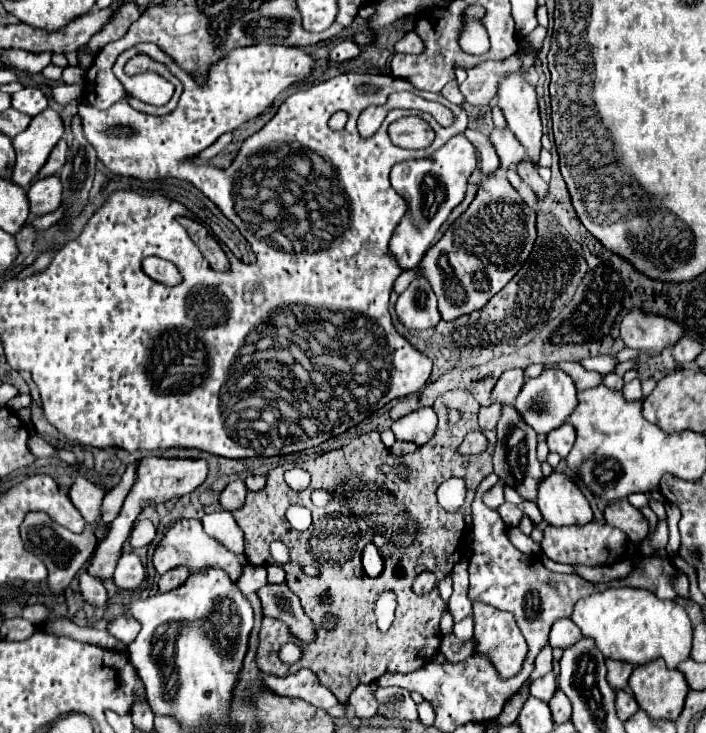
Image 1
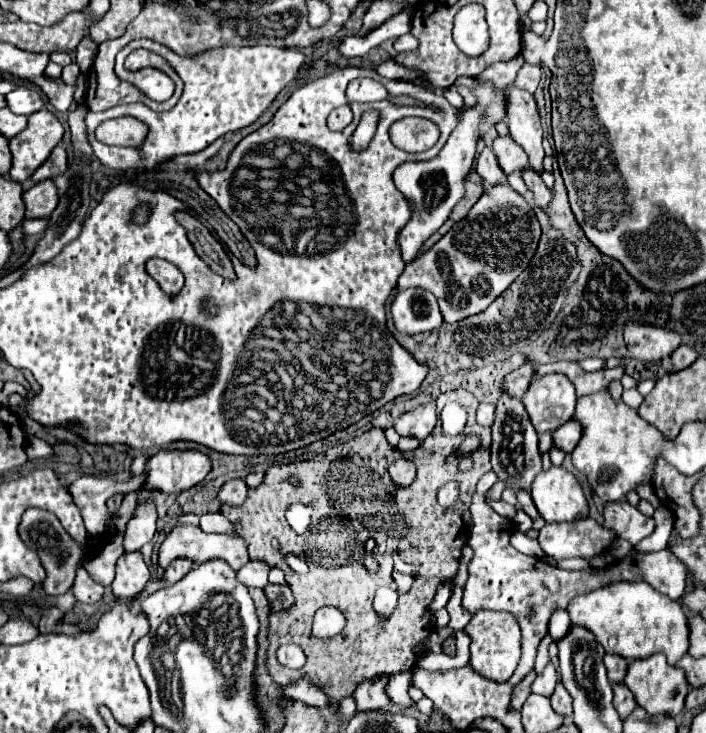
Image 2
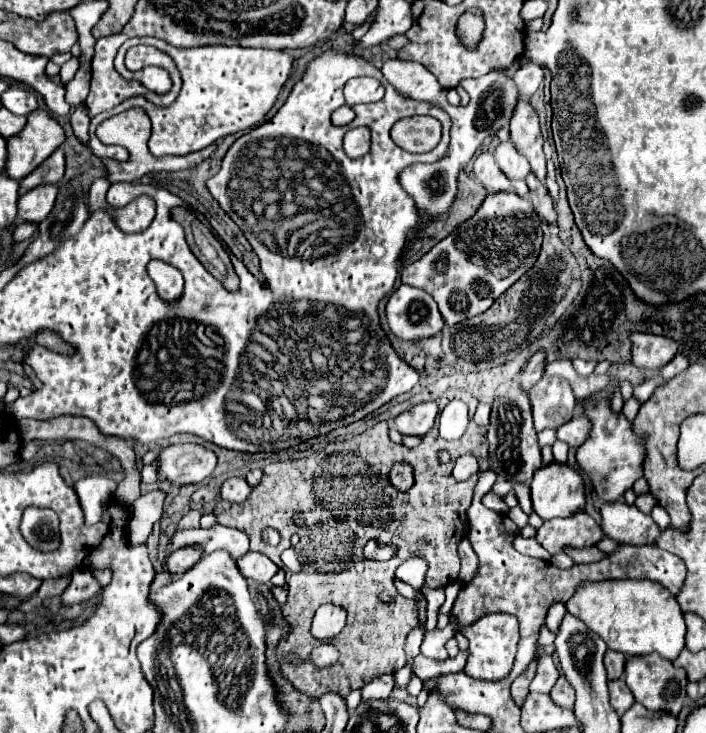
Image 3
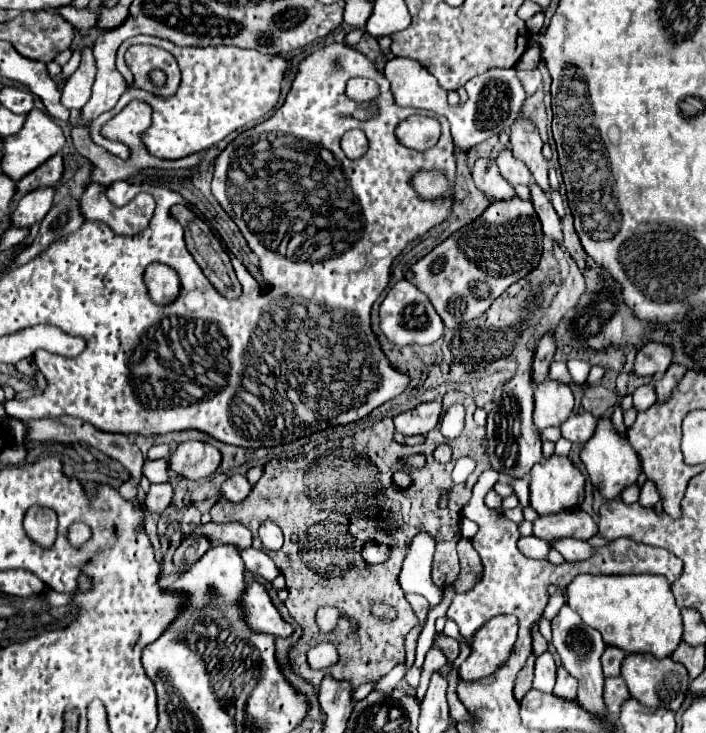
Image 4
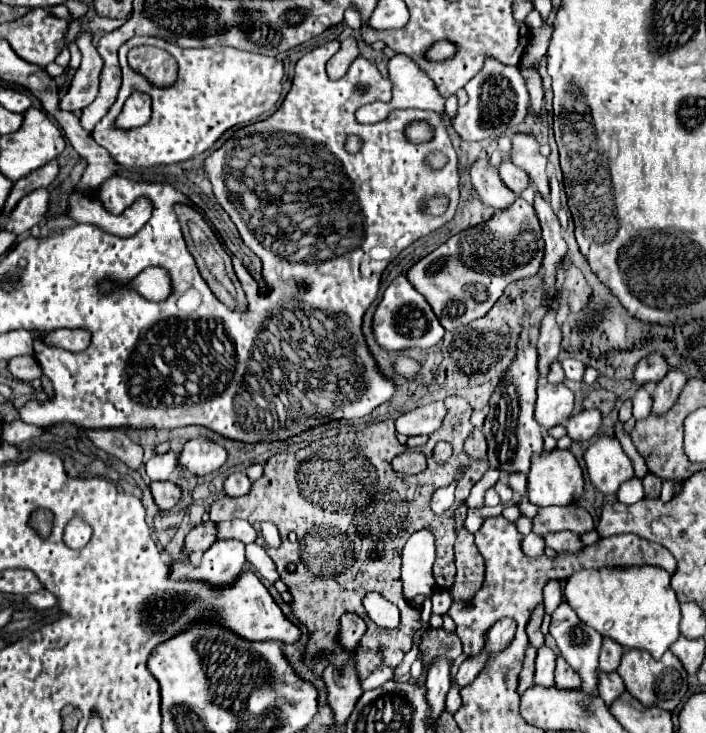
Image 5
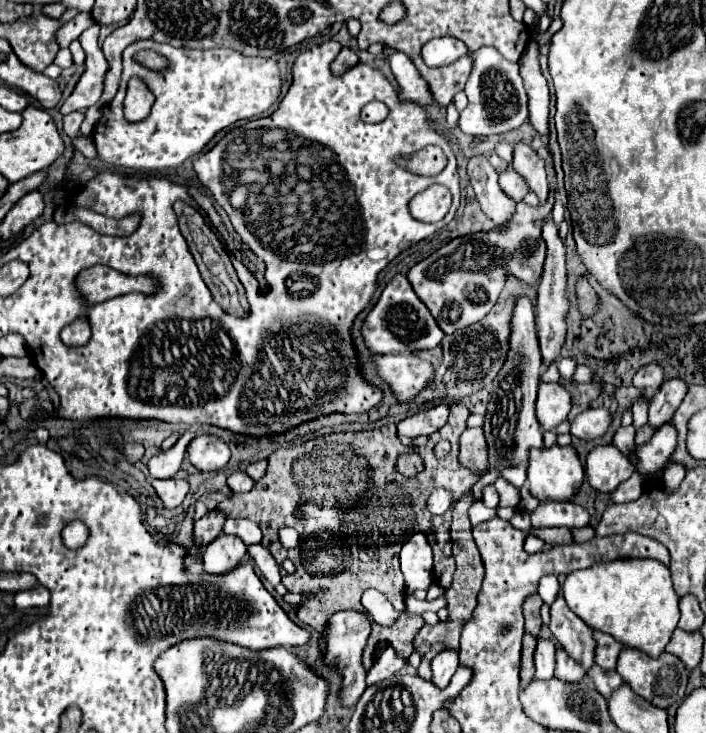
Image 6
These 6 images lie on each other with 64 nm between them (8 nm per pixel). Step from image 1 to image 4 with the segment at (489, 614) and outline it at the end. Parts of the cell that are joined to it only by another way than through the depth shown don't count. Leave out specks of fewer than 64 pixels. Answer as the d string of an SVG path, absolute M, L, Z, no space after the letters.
M494 616L484 626L480 626L472 638L472 652L460 664L458 676L462 680L474 682L492 676L500 670L516 642L518 620L516 616Z

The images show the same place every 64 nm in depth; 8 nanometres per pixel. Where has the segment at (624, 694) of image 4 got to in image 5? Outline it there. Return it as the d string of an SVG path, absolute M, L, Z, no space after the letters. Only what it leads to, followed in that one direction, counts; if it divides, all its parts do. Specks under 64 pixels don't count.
M600 672L600 698L604 700L604 704L610 708L612 702L616 698L620 698L626 692L626 686L622 682L622 678L614 672L614 674L604 674Z

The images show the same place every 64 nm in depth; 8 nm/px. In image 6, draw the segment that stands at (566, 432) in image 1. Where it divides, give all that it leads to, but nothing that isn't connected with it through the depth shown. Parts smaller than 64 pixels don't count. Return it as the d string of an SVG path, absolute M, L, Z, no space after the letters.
M590 408L584 410L582 414L578 414L572 422L570 422L570 434L580 438L580 440L596 440L602 438L610 426L610 412L604 408Z

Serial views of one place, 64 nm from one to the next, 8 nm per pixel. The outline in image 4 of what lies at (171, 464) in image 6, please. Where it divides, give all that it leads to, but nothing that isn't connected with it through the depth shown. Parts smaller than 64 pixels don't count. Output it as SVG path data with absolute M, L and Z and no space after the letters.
M146 460L144 462L144 476L152 482L168 482L168 462L166 460Z

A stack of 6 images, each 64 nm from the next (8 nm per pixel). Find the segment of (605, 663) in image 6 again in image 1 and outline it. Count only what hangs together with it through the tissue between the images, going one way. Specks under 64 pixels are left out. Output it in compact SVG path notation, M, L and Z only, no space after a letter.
M606 660L606 668L608 668L608 684L614 690L624 690L628 686L628 678L632 674L632 664L620 664L618 660Z

